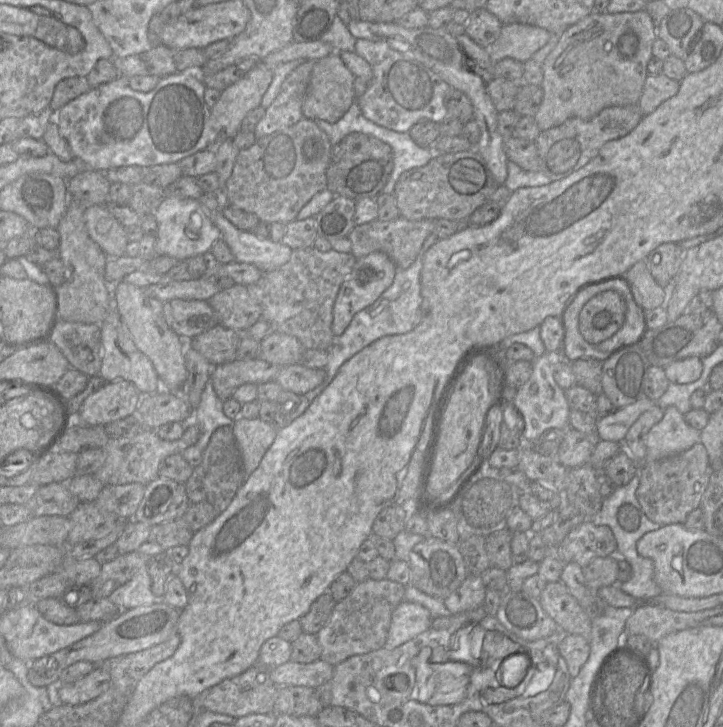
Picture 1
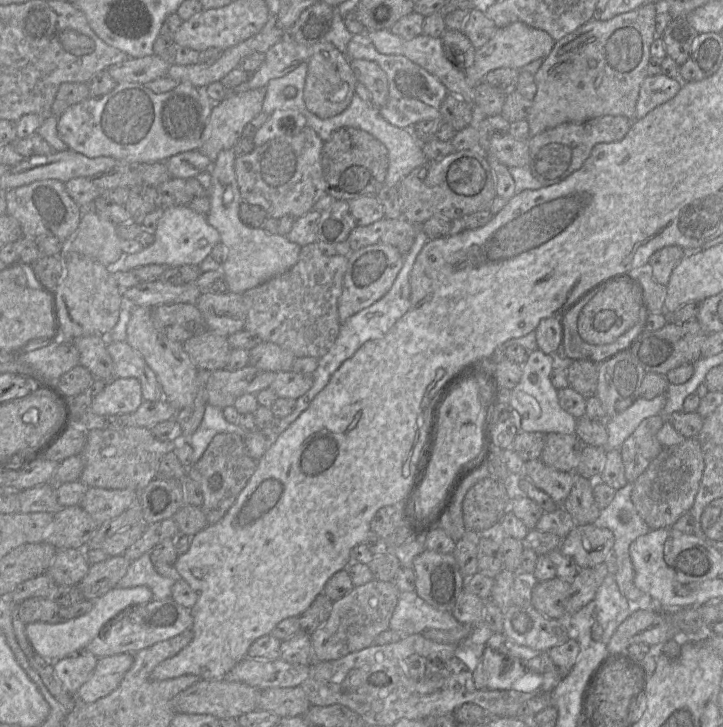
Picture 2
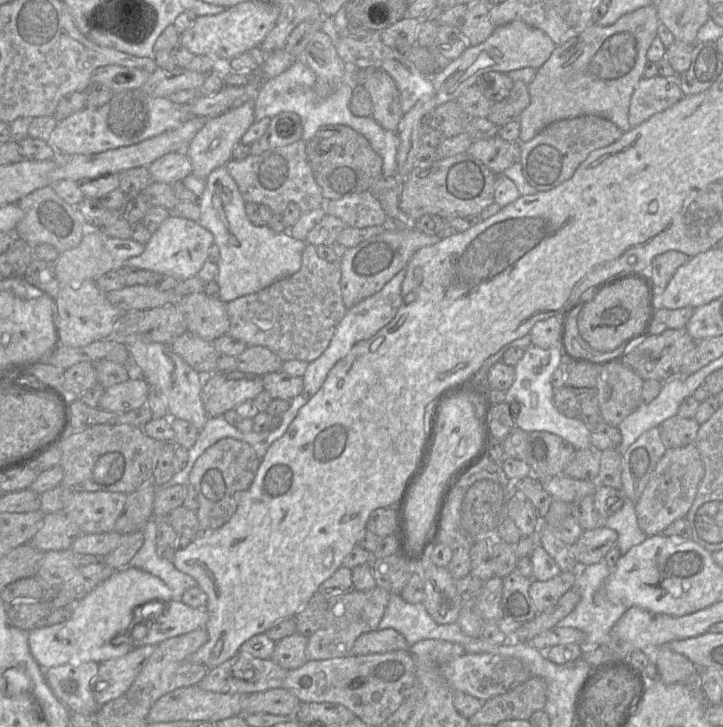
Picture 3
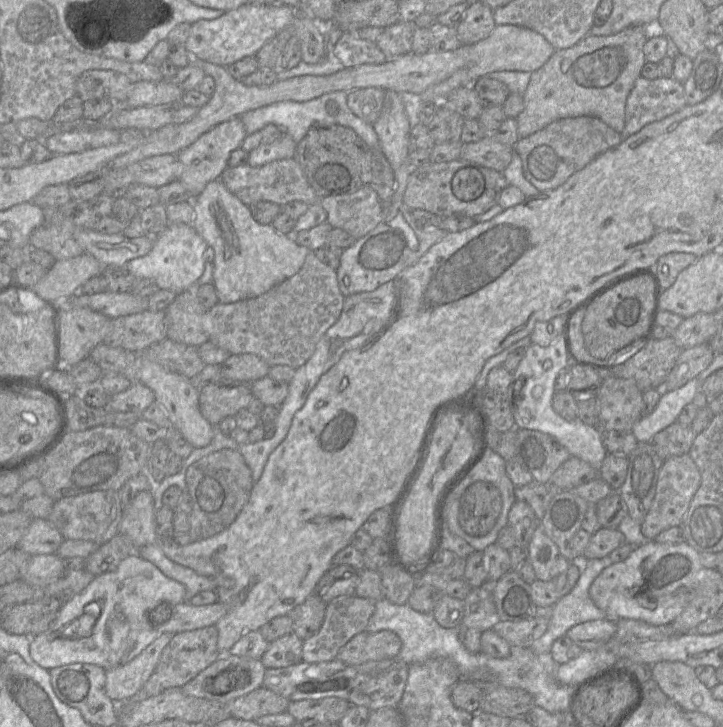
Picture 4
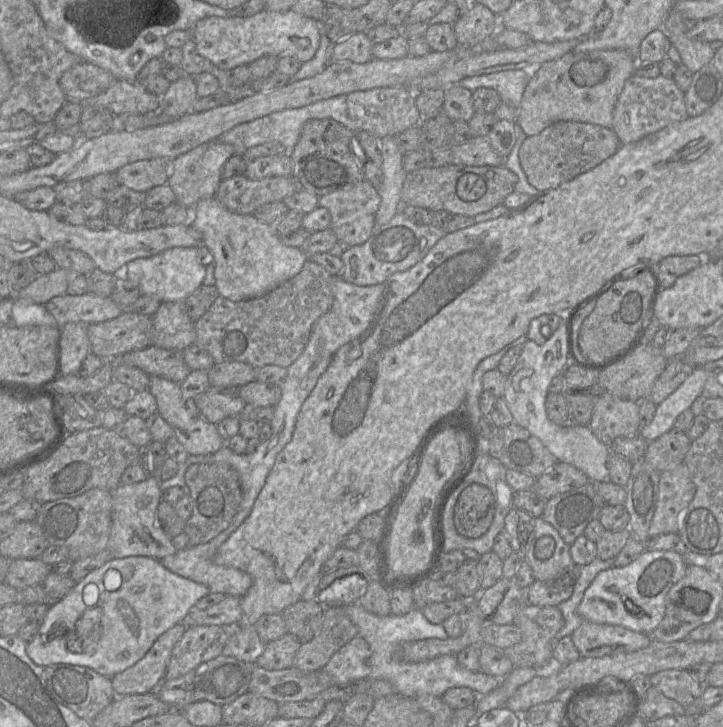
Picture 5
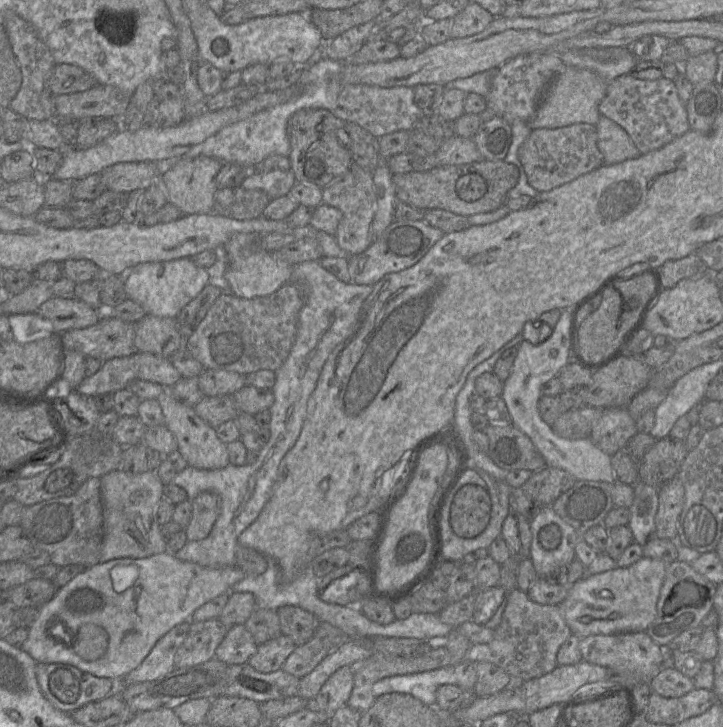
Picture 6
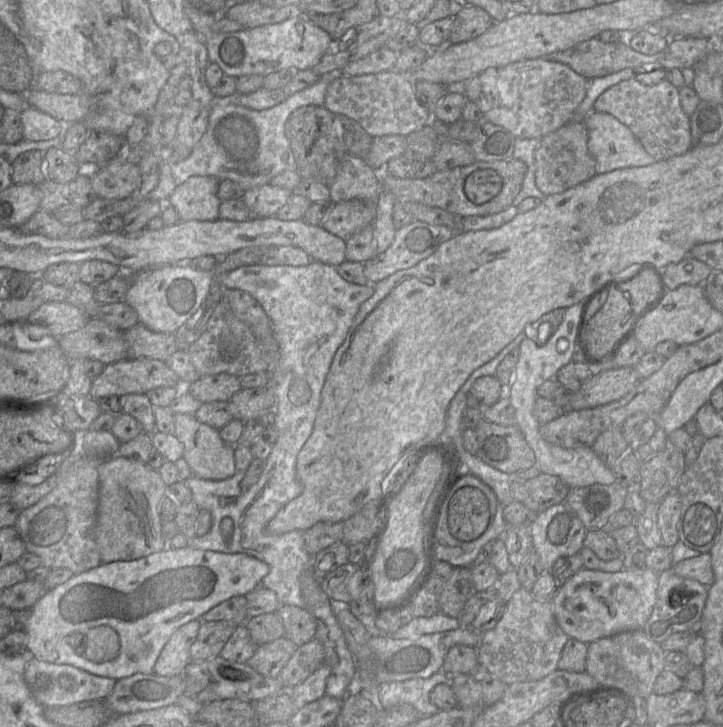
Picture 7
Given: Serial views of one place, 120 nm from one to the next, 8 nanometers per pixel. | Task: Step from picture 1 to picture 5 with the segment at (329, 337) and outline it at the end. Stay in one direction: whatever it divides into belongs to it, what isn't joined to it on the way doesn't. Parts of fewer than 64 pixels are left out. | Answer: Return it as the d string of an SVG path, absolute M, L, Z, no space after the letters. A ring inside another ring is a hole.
M308 259L295 277L264 296L233 302L219 295L208 311L196 321L194 344L208 352L216 364L244 362L256 369L266 365L288 368L303 353L313 324L331 309L334 301L333 279L322 266Z

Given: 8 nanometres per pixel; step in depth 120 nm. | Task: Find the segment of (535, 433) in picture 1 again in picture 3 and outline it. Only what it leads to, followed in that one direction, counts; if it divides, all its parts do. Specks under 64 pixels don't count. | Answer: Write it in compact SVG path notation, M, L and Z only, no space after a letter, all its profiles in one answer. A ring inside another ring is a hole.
M558 339L557 345L549 349L534 345L526 348L524 356L515 366L515 380L506 392L505 402L510 405L516 427L525 432L547 431L568 441L576 450L588 449L591 447L591 428L580 418L562 415L553 404L554 388L551 378L559 367L564 367L564 363L563 347Z

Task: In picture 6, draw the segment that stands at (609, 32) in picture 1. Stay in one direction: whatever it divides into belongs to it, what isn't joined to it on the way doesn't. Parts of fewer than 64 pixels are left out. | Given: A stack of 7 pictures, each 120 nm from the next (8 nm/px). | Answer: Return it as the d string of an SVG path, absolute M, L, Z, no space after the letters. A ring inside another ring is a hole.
M566 67L549 85L534 117L527 122L531 130L560 128L577 123L596 125L601 116L599 104L606 95L608 84L595 72Z

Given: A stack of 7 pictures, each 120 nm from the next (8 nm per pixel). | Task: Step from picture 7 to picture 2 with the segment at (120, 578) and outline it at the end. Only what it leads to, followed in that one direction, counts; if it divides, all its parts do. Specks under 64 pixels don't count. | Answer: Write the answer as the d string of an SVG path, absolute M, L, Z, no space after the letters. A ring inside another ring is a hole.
M146 586L131 588L114 587L106 594L93 601L93 606L86 614L59 623L34 622L25 626L26 637L34 651L49 661L57 661L70 655L84 651L86 646L96 638L102 628L112 623L112 619L120 612L131 611L132 606L143 605L153 598L151 590Z

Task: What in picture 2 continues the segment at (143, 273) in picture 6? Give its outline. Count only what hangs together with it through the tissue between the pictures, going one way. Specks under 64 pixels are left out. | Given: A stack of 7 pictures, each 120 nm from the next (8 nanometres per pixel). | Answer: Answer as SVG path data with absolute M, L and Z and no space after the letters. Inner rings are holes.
M186 205L163 208L163 214L154 233L154 242L140 252L124 255L118 267L132 271L149 264L160 264L167 267L199 265L210 255L212 248L220 242L219 232L207 222L206 216L191 210Z

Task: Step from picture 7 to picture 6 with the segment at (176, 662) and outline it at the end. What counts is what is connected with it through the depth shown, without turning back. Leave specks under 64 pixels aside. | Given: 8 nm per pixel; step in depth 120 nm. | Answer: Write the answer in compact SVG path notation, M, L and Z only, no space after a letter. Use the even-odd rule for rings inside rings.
M186 620L178 624L161 637L142 663L128 673L123 681L125 683L152 681L175 669L174 656L186 639L191 622Z

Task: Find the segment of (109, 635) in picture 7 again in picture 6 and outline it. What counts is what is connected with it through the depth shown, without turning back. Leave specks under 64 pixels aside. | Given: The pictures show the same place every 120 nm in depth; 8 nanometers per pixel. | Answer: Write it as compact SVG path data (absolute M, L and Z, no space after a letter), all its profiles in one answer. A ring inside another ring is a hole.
M96 624L82 625L73 639L74 652L86 661L93 661L107 651L107 632Z

